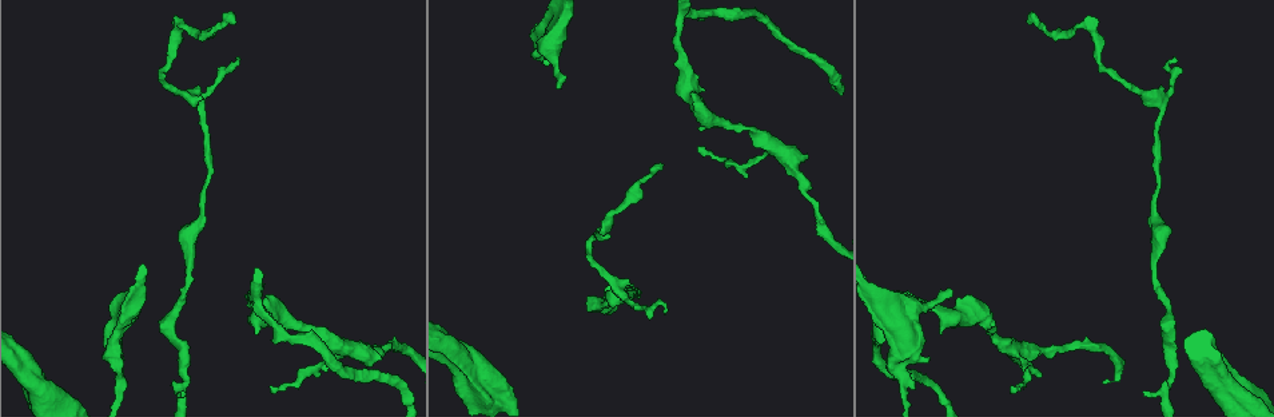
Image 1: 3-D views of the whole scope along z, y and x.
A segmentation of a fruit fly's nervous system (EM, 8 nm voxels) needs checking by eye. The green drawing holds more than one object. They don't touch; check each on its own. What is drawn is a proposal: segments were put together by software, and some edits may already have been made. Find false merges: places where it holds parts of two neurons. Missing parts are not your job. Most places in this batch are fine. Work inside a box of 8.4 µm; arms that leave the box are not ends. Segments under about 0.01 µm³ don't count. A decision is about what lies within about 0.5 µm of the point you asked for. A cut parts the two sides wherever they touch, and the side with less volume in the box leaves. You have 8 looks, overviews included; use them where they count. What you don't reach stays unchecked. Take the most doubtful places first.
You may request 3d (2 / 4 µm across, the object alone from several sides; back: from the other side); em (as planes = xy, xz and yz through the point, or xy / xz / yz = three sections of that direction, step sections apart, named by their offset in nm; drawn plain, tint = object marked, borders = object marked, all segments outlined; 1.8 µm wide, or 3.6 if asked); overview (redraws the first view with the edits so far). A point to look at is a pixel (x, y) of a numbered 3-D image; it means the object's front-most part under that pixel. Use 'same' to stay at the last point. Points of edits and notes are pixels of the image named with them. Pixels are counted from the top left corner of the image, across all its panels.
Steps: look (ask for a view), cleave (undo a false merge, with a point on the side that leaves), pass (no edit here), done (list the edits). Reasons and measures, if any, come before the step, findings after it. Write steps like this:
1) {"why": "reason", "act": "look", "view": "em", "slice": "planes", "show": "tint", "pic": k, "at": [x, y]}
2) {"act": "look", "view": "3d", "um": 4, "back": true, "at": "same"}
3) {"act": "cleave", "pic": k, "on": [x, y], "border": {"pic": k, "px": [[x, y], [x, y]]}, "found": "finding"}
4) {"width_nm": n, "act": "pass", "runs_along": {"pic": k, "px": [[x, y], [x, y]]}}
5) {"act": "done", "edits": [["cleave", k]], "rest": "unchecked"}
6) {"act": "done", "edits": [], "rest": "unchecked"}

{"why": "a fork", "act": "look", "view": "em", "slice": "yz", "step": 8, "show": "tint", "pic": 1, "at": [769, 147]}

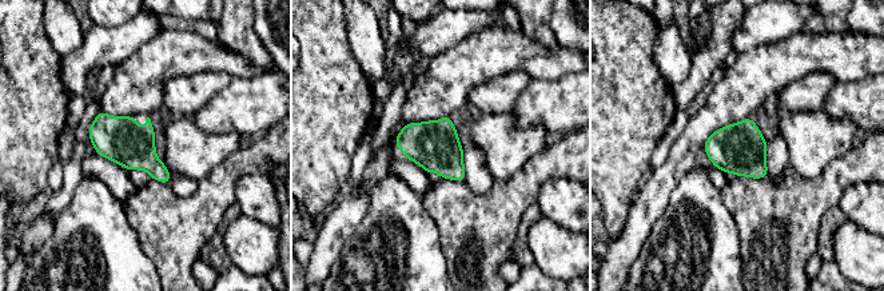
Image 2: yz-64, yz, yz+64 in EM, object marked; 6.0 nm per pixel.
{"act": "pass", "found": "all the same neuron"}

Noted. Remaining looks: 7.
{"act": "look", "view": "em", "slice": "yz", "step": 4, "show": "tint", "pic": 1, "at": [684, 55]}

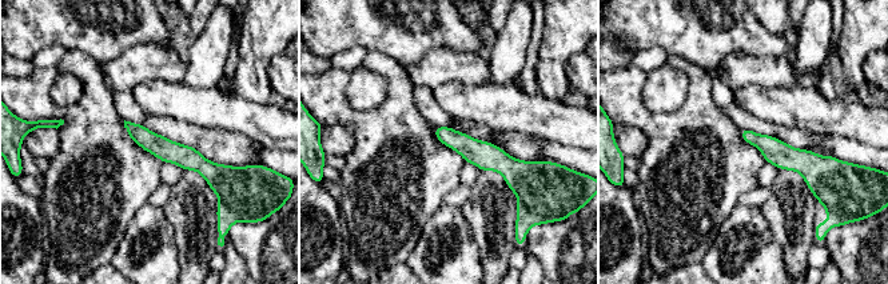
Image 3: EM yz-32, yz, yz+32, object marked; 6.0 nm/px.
{"why": "cut it another way", "act": "look", "view": "em", "slice": "planes", "show": "tint", "at": "same"}

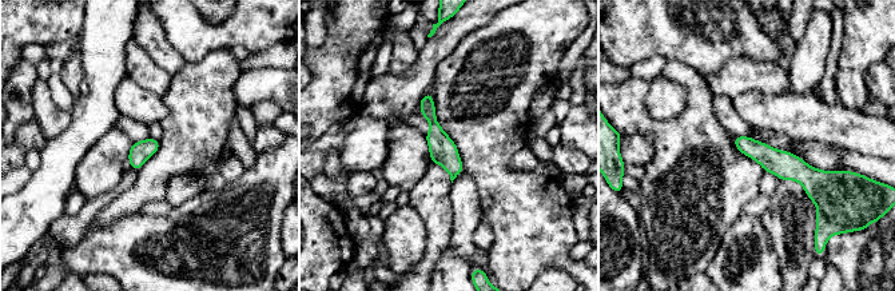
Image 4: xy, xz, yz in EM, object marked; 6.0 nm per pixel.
{"width_nm": 130, "act": "pass", "found": "one neuron here"}

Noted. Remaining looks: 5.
{"why": "sudden change in width", "act": "look", "view": "em", "slice": "xz", "step": 4, "show": "tint", "pic": 1, "at": [910, 311]}

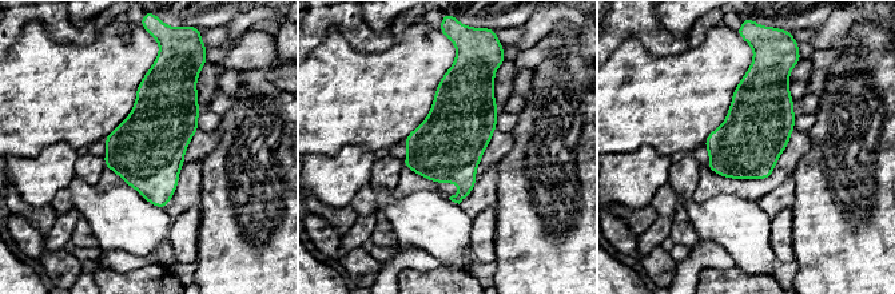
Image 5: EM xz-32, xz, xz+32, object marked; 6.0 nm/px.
{"why": "cut it another way", "act": "look", "view": "em", "slice": "planes", "show": "tint", "at": "same"}

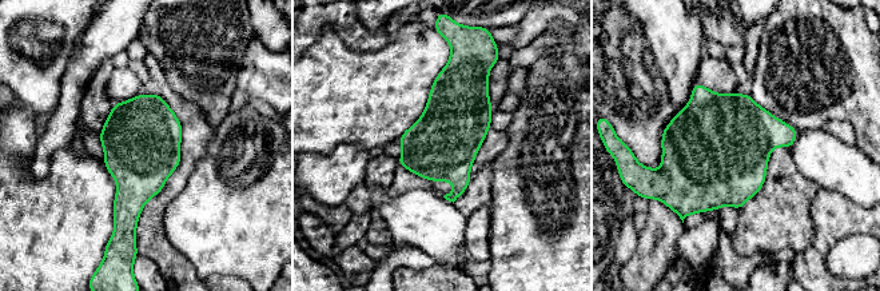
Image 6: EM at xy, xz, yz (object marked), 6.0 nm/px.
{"act": "pass", "found": "all the same neuron"}

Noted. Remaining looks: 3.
{"why": "sudden change in width", "act": "look", "view": "em", "slice": "planes", "show": "tint", "pic": 1, "at": [1155, 223]}

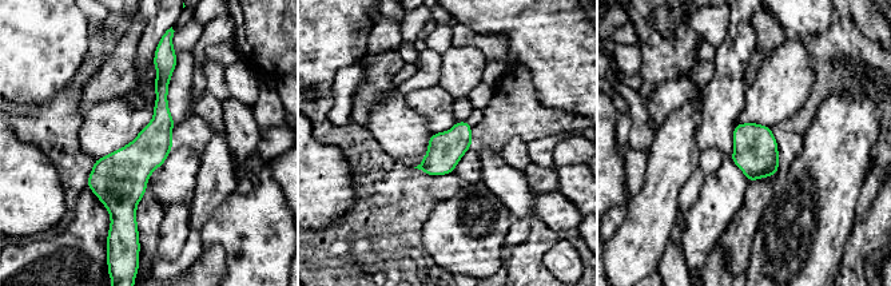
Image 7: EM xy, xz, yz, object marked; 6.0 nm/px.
{"width_nm": 200, "act": "pass", "runs_along": {"pic": 7, "px": [[163, 64], [128, 221]]}, "found": "one neuron here"}

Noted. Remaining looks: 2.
{"act": "done", "edits": [], "rest": "unchecked"}

